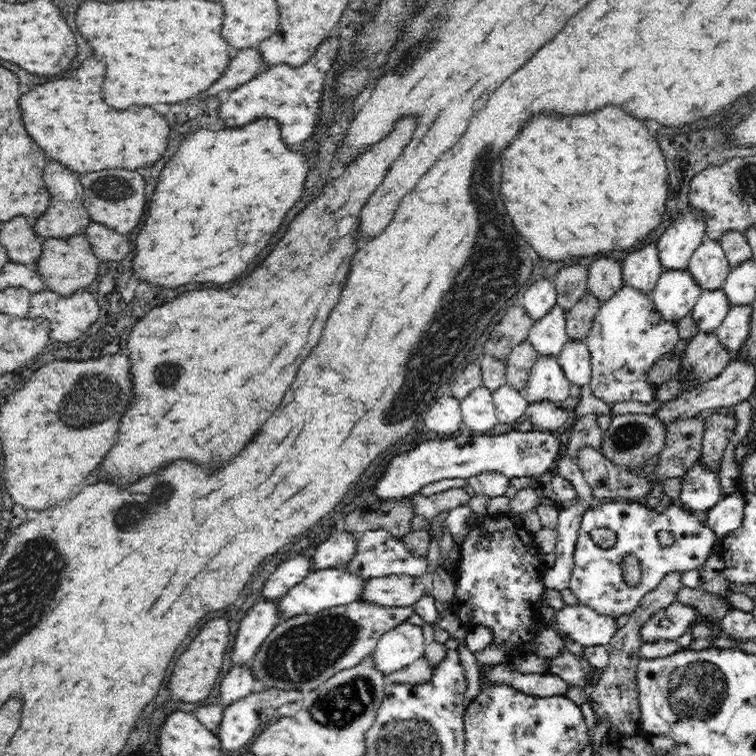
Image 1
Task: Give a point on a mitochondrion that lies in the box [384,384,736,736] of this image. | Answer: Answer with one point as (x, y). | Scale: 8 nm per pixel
(695, 691)

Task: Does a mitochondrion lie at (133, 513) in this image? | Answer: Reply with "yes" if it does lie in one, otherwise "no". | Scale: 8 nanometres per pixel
yes

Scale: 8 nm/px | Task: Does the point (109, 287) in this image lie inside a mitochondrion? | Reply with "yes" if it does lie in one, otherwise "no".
no

